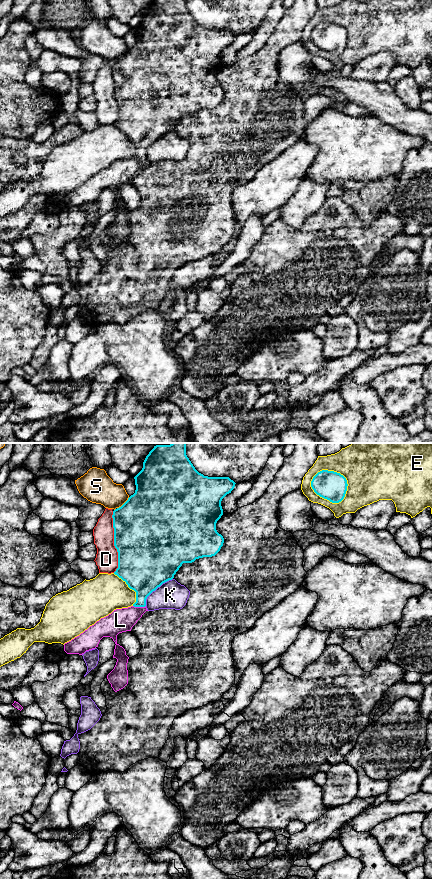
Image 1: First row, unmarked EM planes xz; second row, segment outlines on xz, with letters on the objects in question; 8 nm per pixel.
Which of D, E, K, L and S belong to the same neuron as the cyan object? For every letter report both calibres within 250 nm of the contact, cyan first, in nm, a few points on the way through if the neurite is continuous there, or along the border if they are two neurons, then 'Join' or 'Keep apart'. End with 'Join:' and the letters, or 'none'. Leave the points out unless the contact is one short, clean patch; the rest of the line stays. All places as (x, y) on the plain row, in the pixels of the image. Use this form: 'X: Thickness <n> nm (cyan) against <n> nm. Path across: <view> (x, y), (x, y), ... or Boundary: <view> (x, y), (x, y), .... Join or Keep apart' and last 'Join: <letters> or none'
D: Thickness 500 nm (cyan) against 180 nm. Keep apart
E: Thickness 240 nm (cyan) against 320 nm. Keep apart
K: Thickness 460 nm (cyan) against 220 nm. Keep apart
L: Thickness 280 nm (cyan) against 190 nm. Path across: xz (142, 127), (142, 145), (139, 158), (128, 169), (120, 172). Join
S: Thickness 500 nm (cyan) against 240 nm. Keep apart
Join: L

